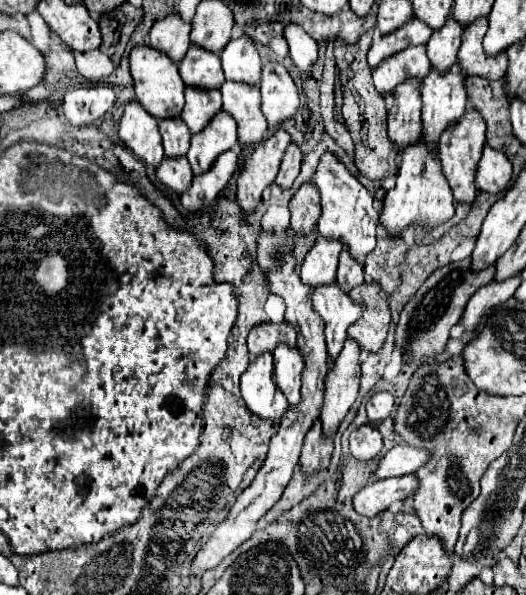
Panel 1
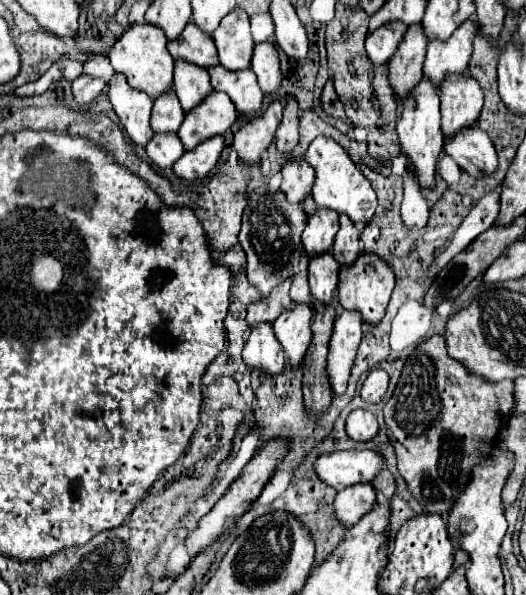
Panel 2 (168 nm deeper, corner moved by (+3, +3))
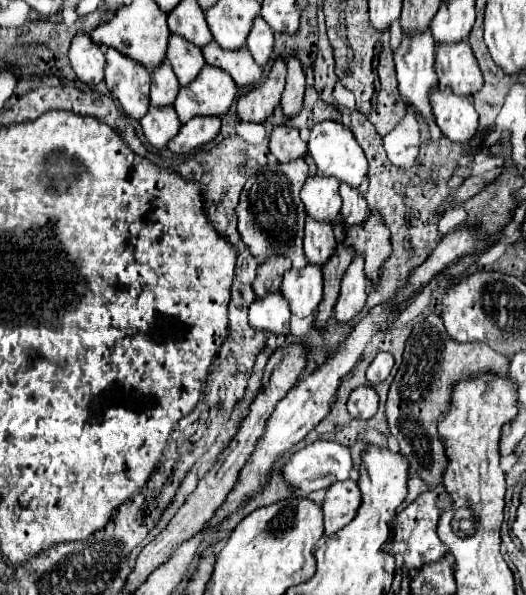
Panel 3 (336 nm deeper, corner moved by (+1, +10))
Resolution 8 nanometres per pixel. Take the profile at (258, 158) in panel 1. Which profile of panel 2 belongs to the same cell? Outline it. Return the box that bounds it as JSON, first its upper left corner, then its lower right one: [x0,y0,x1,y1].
[233,101,283,165]

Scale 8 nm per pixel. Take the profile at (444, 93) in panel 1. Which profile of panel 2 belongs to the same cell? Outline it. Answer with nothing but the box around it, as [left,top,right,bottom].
[423,21,475,87]

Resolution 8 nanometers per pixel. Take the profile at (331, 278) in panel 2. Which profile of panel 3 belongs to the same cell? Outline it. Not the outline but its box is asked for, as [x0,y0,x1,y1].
[305,216,335,264]

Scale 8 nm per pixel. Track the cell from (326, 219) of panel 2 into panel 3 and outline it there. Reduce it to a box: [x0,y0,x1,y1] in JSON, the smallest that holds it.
[301,176,341,220]

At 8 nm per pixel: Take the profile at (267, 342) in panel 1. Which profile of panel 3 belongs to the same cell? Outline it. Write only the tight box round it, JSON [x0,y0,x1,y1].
[253,256,291,296]

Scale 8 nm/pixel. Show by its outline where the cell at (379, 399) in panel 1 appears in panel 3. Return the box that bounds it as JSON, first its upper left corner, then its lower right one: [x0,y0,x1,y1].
[367,352,393,384]

